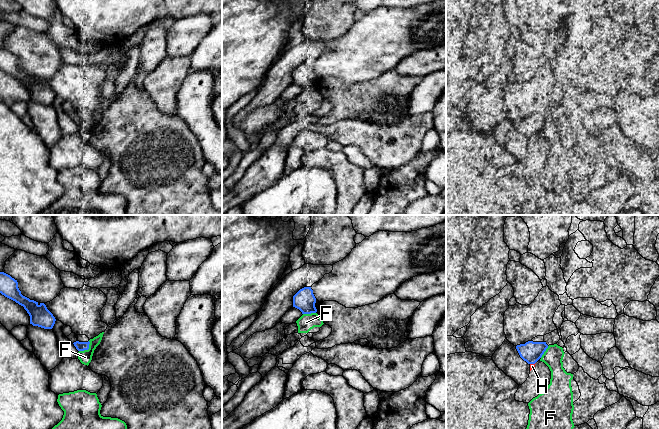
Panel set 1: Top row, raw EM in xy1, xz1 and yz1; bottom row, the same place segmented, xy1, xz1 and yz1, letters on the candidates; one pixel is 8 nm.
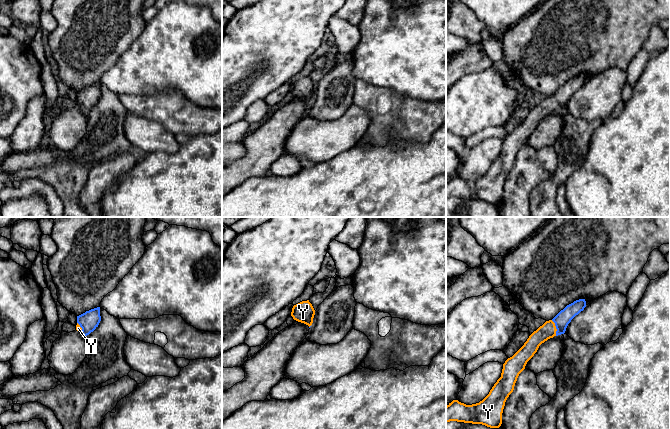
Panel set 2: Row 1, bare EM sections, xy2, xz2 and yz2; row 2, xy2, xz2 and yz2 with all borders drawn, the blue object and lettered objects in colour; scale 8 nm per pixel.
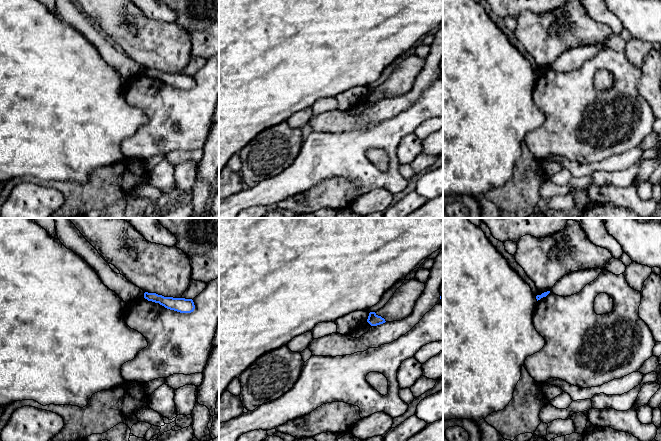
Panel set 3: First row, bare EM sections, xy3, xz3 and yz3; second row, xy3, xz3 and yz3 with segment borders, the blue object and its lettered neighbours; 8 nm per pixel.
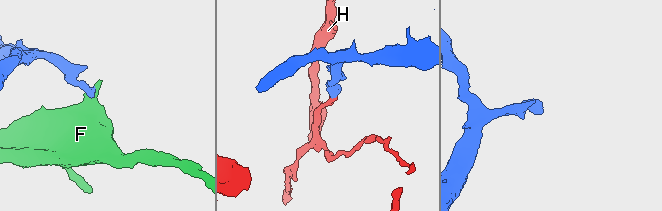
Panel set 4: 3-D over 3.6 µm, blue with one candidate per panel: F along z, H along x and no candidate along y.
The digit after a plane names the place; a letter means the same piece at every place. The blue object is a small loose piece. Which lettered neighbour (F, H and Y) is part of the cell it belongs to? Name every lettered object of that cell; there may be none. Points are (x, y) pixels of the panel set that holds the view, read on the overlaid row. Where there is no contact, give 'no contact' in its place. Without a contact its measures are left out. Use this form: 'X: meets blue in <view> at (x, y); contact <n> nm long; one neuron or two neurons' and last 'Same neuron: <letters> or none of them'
F: meets blue in xy1 at (86, 349); contact 120 nm long; two neurons
H: meets blue in yz1 at (532, 363); contact 50 nm long; two neurons
Y: meets blue in yz2 at (556, 328); contact 130 nm long; one neuron
Same neuron: Y

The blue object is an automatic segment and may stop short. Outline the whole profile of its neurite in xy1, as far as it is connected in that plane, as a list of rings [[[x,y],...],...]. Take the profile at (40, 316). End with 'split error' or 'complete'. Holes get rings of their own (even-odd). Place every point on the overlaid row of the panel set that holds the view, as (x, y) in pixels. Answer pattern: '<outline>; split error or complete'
[[[0,272],[0,293],[5,297],[15,301],[24,309],[30,316],[30,324],[44,329],[52,329],[55,324],[55,317],[47,309],[44,303],[38,303],[34,300],[23,296],[18,288],[18,282],[10,275]]]; complete

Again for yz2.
[[[585,299],[567,305],[552,320],[546,321],[534,331],[524,345],[503,364],[501,377],[489,394],[479,403],[466,405],[453,400],[446,406],[446,423],[450,421],[482,424],[499,428],[505,402],[513,392],[519,374],[537,352],[539,346],[554,336],[564,334],[568,324],[586,307]]]; split error

